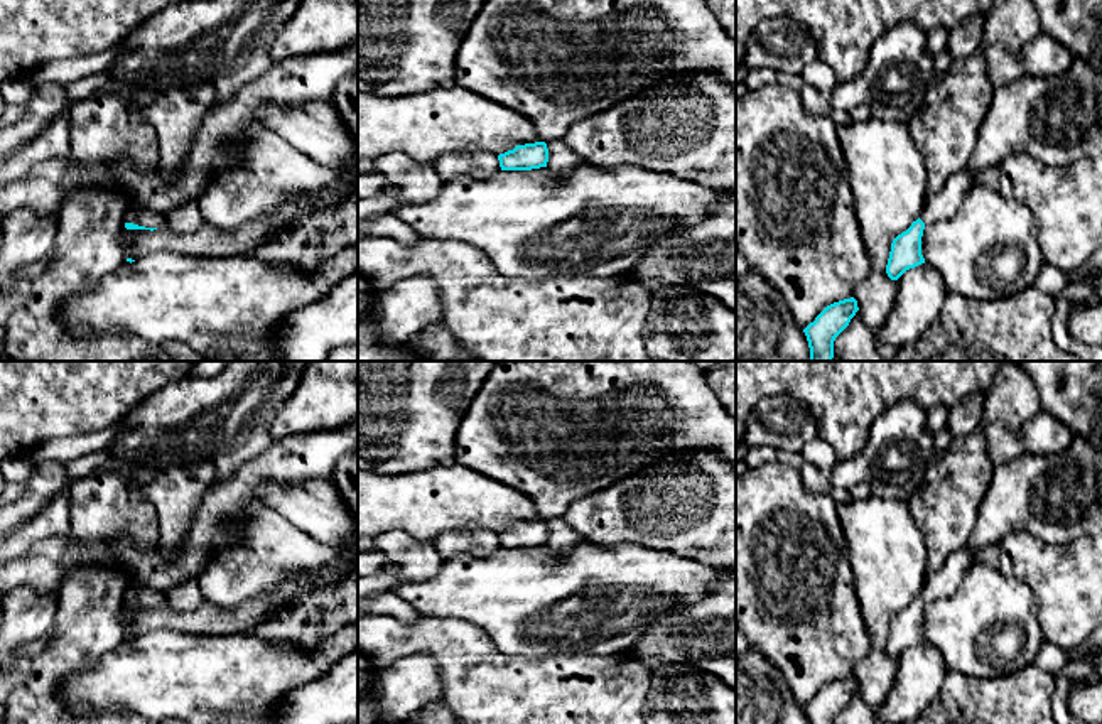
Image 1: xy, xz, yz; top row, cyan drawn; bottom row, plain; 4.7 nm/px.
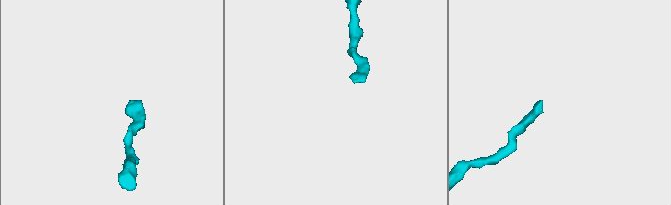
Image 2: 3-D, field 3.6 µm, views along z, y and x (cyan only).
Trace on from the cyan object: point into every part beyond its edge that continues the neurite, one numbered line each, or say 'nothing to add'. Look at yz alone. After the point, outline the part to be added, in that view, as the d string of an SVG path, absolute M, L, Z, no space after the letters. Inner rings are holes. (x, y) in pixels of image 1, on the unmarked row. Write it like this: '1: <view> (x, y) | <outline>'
nothing to add

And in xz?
nothing to add

